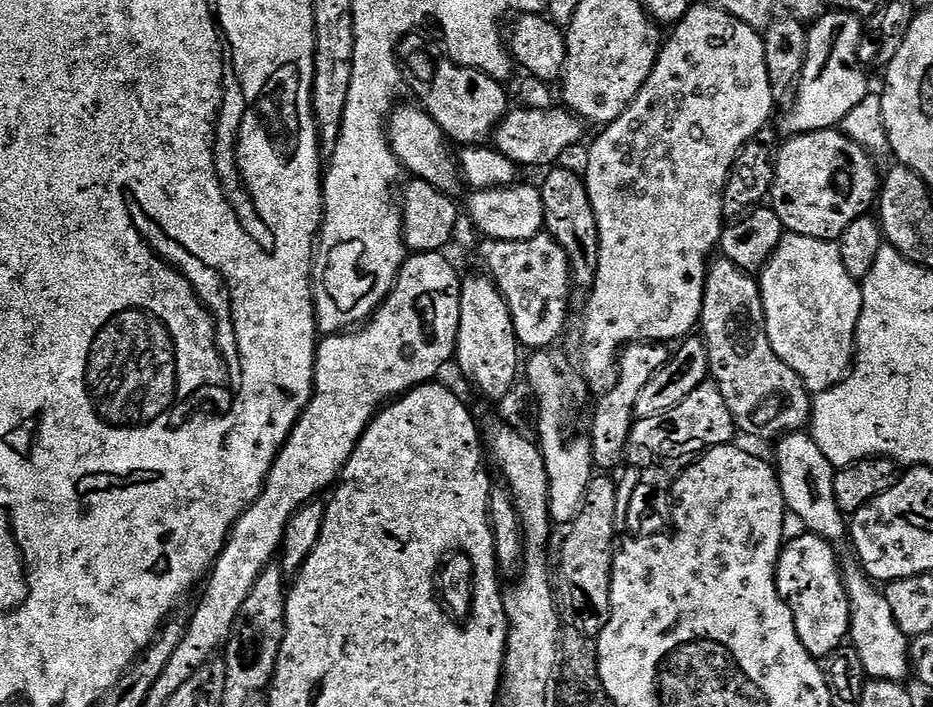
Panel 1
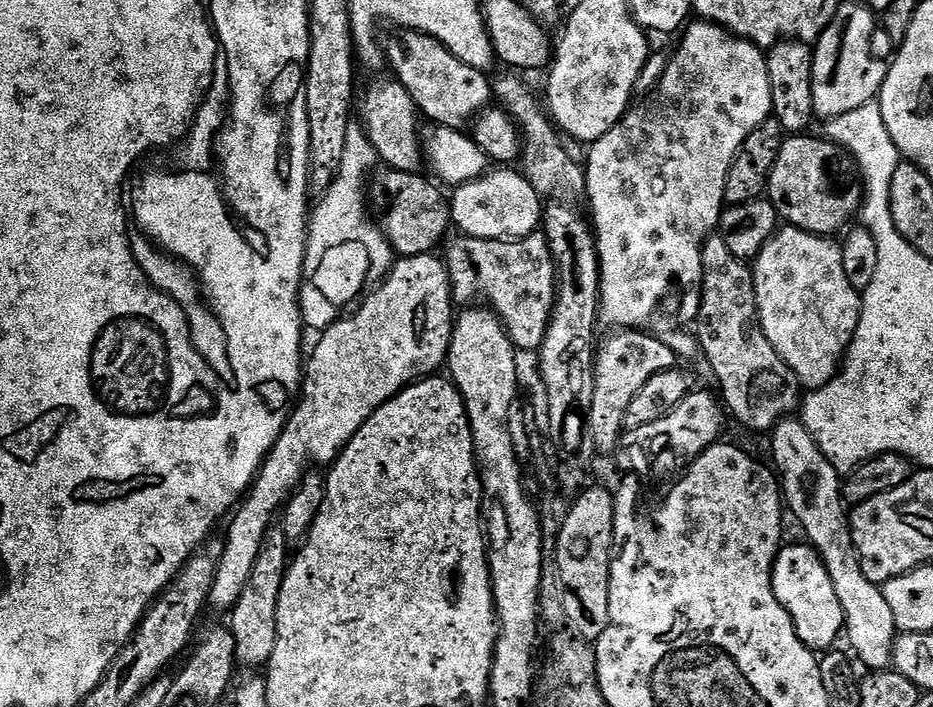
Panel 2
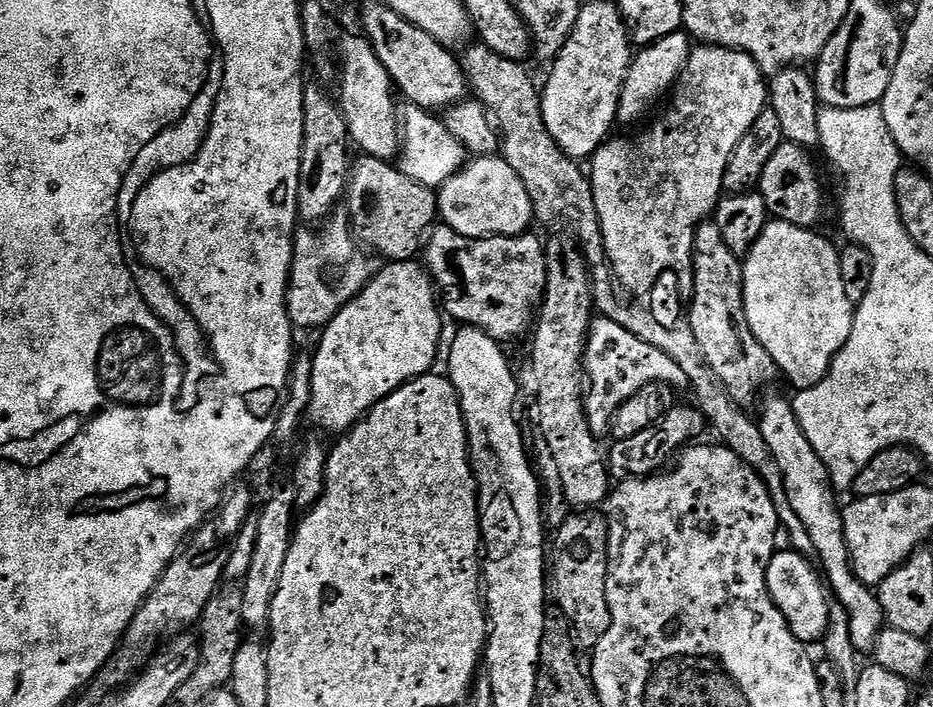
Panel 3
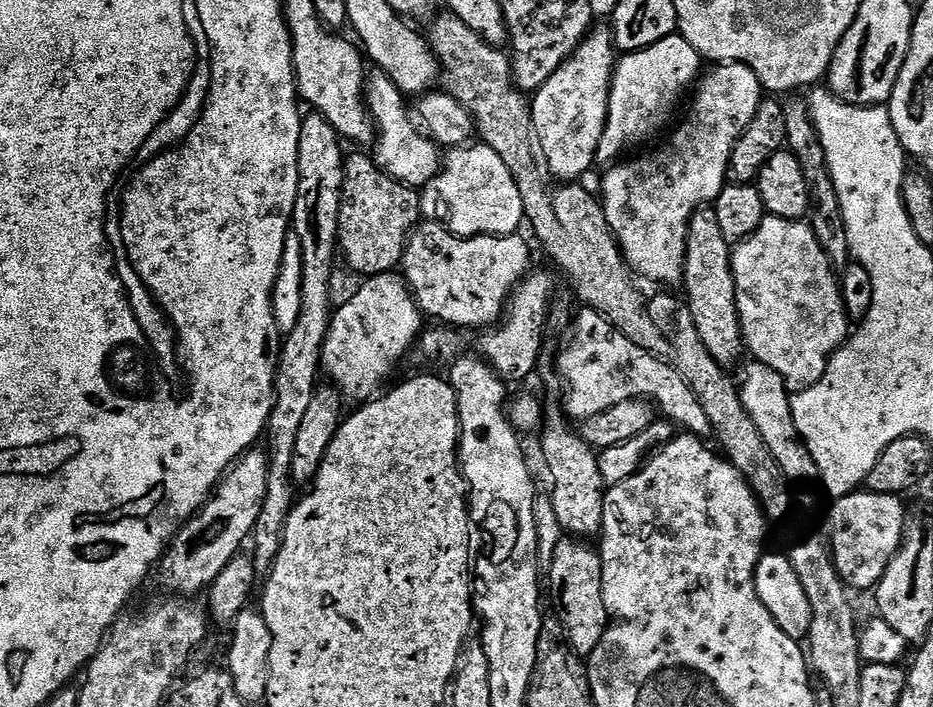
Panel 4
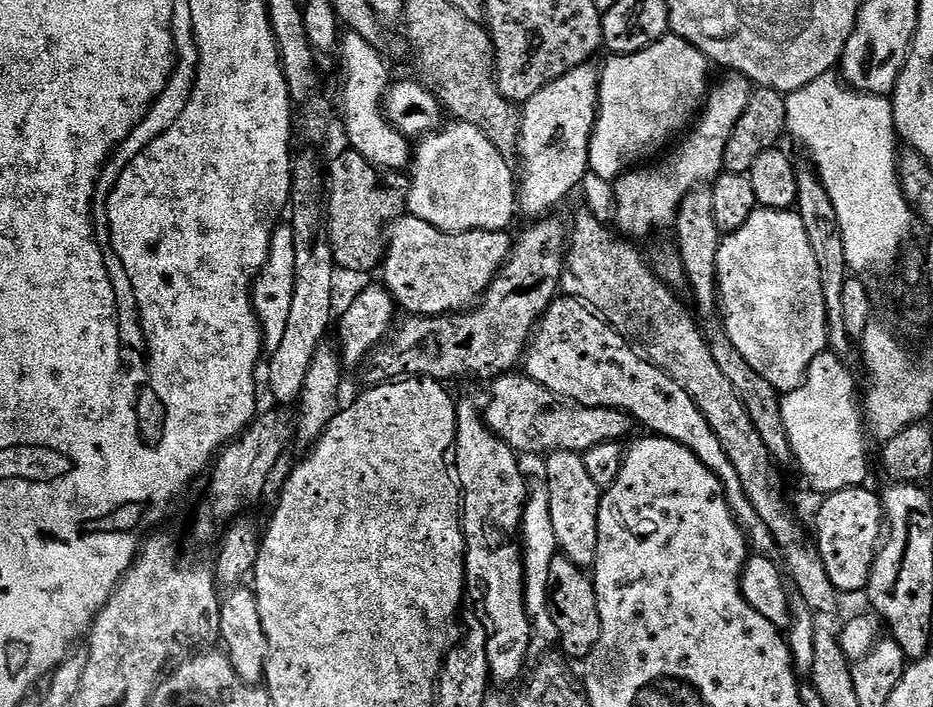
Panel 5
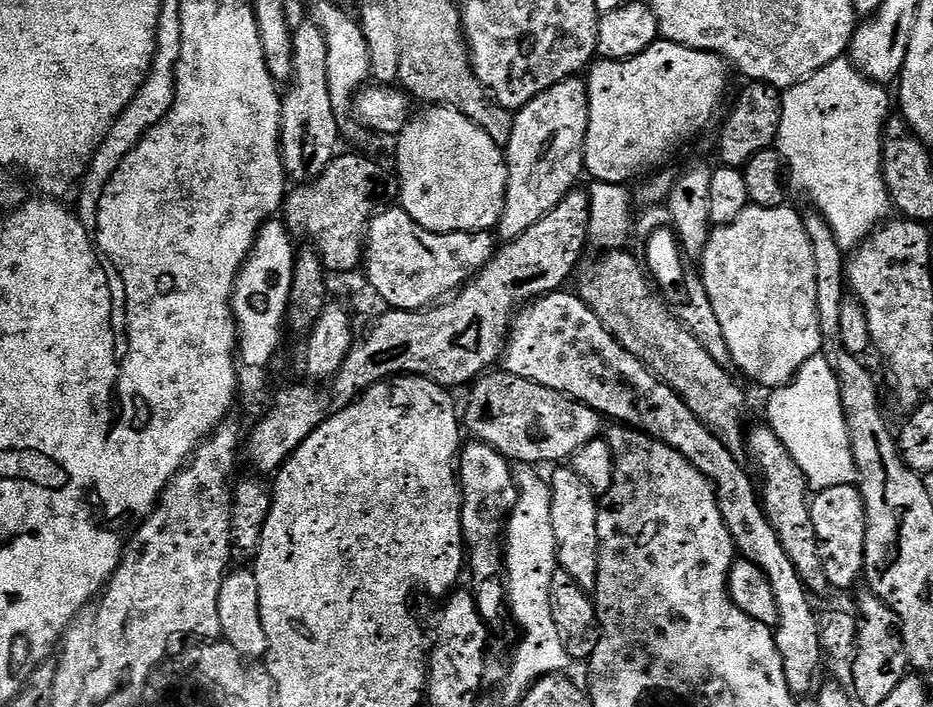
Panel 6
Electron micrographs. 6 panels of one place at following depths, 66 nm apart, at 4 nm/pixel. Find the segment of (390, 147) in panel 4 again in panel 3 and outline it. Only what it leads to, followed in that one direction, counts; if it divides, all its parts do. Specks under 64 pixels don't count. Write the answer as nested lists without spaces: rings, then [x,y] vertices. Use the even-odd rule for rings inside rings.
[[[405,103],[397,107],[396,118],[400,121],[401,146],[398,164],[404,173],[422,186],[439,190],[447,180],[454,178],[466,163],[466,150],[458,138],[446,130],[443,119],[429,109]]]

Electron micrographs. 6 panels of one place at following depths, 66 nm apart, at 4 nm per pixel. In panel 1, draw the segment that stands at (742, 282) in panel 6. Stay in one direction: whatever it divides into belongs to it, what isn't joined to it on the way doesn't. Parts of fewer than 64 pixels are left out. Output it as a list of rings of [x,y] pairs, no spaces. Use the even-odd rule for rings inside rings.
[[[786,234],[769,258],[768,265],[759,273],[758,283],[774,354],[778,354],[778,358],[782,358],[782,362],[802,378],[809,393],[825,392],[841,384],[856,355],[856,327],[864,305],[864,290],[861,281],[846,274],[839,243]]]

